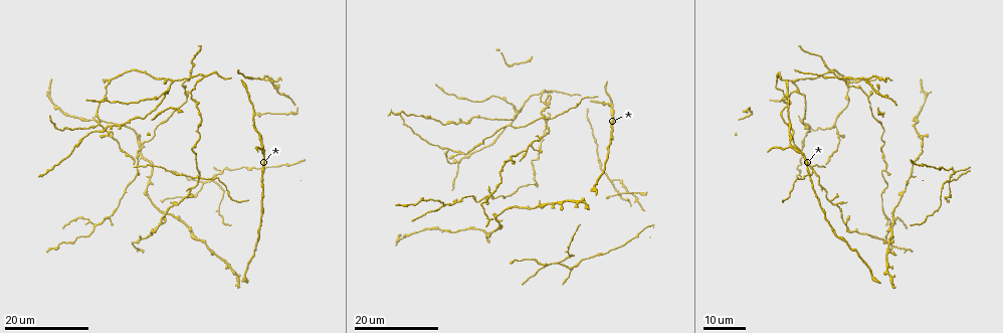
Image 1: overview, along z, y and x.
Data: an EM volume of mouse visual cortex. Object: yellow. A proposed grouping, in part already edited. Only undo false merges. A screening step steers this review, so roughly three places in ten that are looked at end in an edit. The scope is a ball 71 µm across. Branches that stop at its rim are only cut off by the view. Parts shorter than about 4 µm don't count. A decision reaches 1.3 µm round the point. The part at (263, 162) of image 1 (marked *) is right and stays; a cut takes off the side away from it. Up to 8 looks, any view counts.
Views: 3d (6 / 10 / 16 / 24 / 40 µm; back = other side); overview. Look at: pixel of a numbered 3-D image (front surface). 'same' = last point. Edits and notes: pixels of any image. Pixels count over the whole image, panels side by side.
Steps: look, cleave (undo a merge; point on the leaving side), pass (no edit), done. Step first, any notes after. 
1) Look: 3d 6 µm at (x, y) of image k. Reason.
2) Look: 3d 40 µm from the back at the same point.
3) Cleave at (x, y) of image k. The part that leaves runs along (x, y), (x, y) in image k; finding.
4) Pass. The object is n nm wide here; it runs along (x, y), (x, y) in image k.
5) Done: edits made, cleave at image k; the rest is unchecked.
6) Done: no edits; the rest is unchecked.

Look: 3d 24 µm at (522, 108) of image 1. Three arms meet.

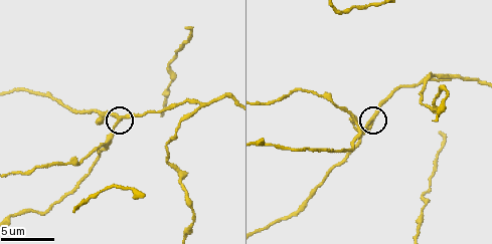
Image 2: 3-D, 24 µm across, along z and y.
Look: 3d 10 µm at (371, 120) of image 2.

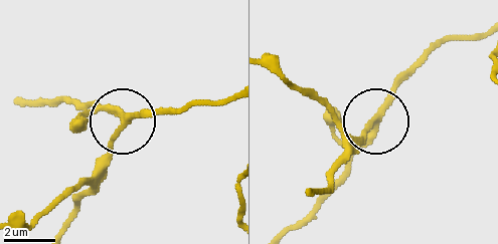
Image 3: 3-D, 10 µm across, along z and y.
Look: 3d 10 µm from the back at (124, 120) of image 3.

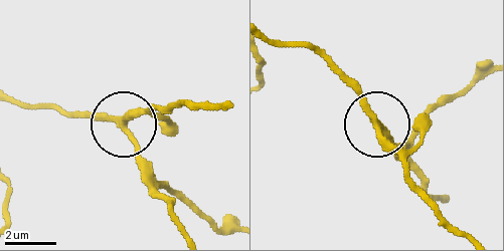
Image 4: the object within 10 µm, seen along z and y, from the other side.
Pass. All the same neuron.

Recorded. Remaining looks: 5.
Look: 3d 16 µm at (885, 169) of image 1. Three arms meet.

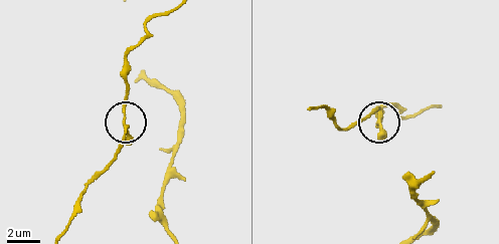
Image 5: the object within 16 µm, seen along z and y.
Look: 3d 10 µm at (376, 120) of image 5.

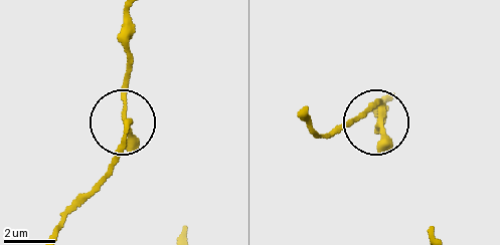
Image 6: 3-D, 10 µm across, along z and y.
Pass. 3 arms meet here; all the same neuron.

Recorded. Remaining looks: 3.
Look: 3d 16 µm at (498, 222) of image 1.

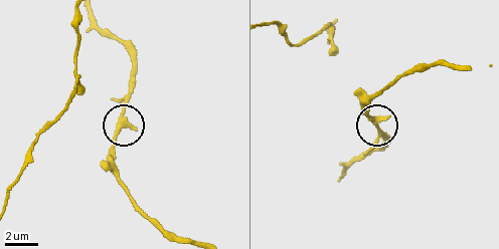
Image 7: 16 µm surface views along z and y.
Look: 3d 6 µm at (122, 120) of image 7.

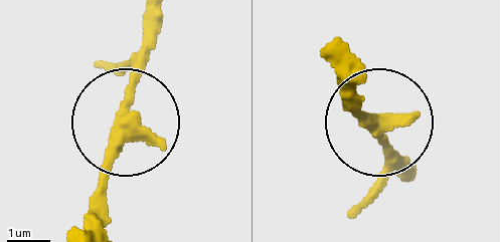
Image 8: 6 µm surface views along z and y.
Look: 3d 6 µm from the back at (127, 122) of image 8.

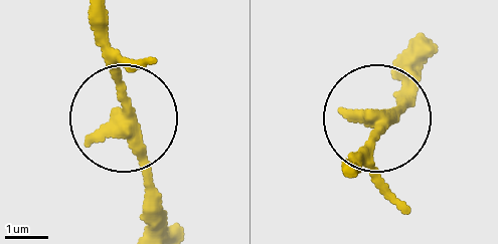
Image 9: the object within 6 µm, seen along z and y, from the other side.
Pass. 3 arms meet here; it runs along (142, 220), (142, 155), (103, 29) in image 9; one neuron here.

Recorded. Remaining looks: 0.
Done: no edits; the rest is unchecked.

